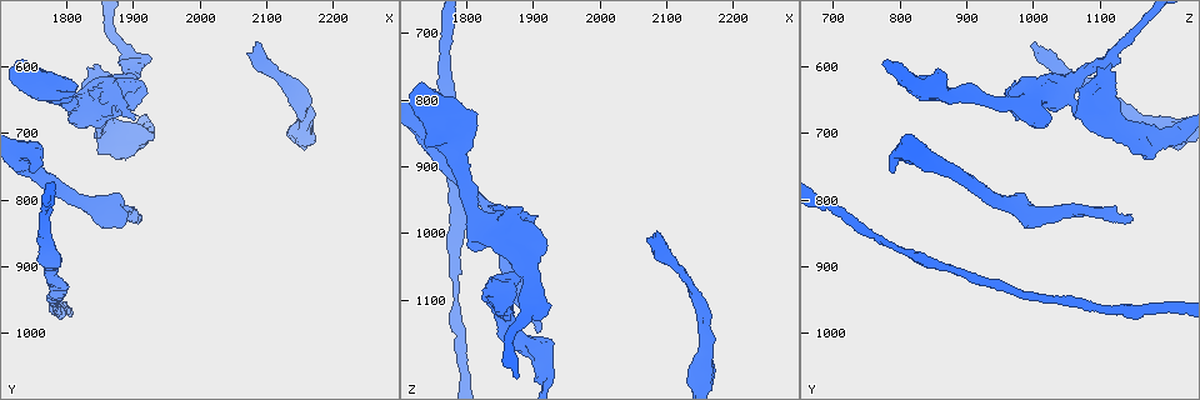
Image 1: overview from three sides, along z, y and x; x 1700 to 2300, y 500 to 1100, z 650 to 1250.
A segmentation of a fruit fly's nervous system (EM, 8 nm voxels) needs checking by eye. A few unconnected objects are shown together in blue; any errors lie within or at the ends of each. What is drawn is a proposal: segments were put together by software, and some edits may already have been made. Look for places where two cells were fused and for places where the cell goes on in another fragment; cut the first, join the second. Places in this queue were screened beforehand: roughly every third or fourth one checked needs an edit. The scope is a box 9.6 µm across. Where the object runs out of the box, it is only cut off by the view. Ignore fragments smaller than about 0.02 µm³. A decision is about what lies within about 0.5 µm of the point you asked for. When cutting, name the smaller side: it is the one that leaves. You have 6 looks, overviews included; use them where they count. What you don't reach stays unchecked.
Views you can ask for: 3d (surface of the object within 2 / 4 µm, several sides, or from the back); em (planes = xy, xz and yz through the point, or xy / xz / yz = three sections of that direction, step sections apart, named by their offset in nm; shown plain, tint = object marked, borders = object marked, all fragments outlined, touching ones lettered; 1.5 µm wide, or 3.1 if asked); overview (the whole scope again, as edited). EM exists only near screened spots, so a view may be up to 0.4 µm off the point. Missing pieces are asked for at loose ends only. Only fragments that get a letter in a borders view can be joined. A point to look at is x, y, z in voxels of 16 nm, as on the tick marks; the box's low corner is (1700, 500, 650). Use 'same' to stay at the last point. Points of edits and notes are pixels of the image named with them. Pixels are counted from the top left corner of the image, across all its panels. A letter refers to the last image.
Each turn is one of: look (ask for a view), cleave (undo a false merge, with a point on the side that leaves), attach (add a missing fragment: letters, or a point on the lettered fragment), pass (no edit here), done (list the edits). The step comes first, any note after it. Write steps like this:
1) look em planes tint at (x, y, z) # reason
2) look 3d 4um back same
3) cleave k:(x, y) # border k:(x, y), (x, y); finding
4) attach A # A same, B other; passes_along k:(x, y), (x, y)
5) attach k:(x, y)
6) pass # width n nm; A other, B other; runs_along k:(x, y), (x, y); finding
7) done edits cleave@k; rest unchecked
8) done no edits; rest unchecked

look em planes borders at (1910, 830, 1135)

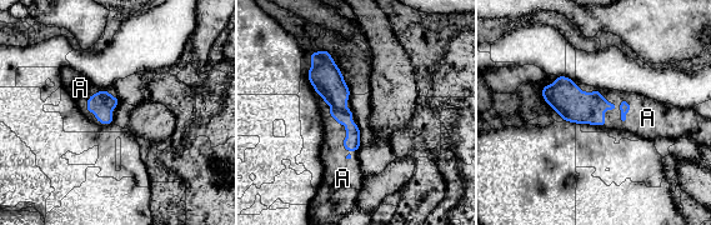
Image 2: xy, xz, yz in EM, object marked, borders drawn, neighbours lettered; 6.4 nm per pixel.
attach A # A same; passes_along 2:(330, 85), (343, 121), (334, 155); the cell continues

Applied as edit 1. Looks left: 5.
look overview # see it whole again

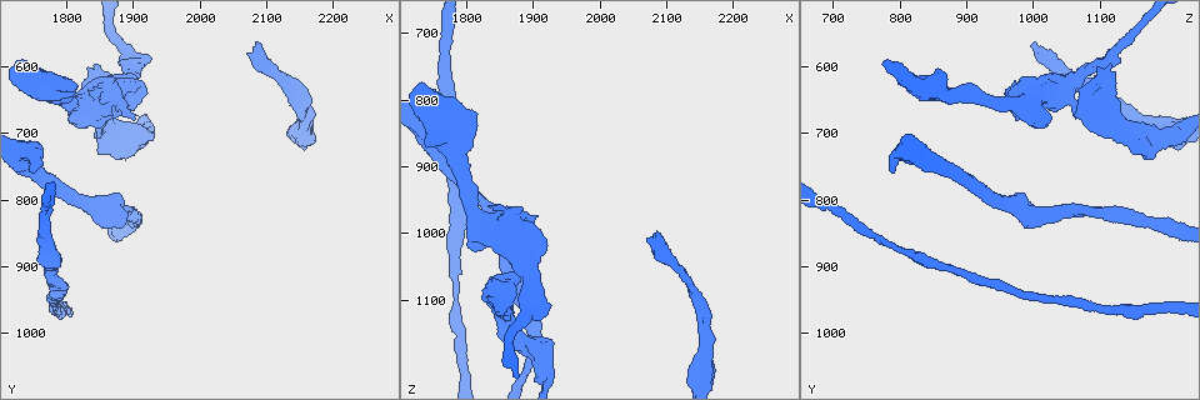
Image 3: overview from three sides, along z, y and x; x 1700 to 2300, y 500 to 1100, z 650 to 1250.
look 3d 4um at (1875, 645, 1045)

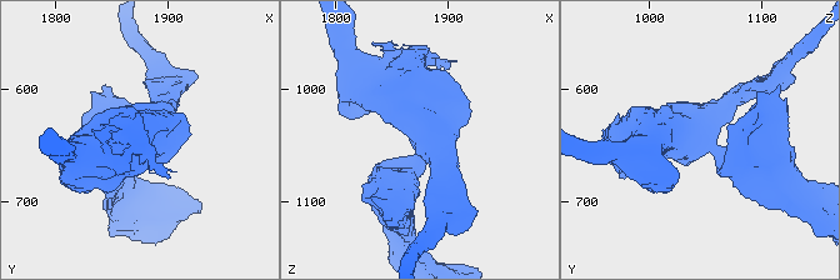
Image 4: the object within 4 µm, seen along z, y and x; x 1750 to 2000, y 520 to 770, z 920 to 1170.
look em xz step 4 tint at (1876, 644, 1048)

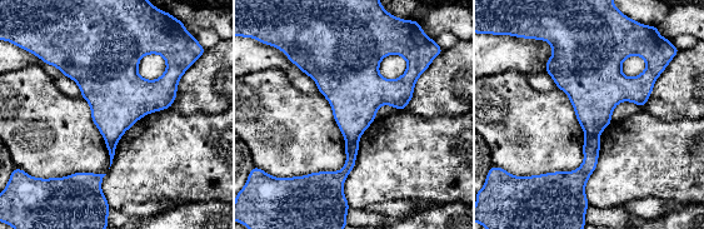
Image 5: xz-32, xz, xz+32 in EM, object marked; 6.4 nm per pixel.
look em yz step 4 borders same

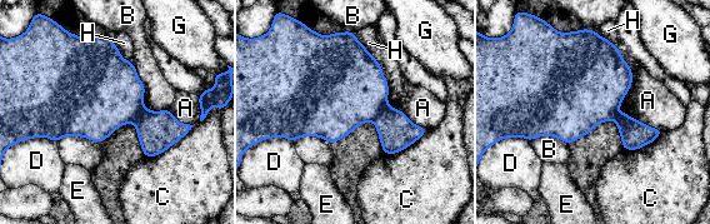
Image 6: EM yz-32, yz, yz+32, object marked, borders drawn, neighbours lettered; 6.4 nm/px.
cleave 6:(395, 130) # width 600 nm; A other, B other, C other, D other, E other, G other, H other; border 6:(386, 104), (373, 120); a second cell is stuck on

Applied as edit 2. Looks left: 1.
done edits attach@2, cleave@6; rest unchecked

